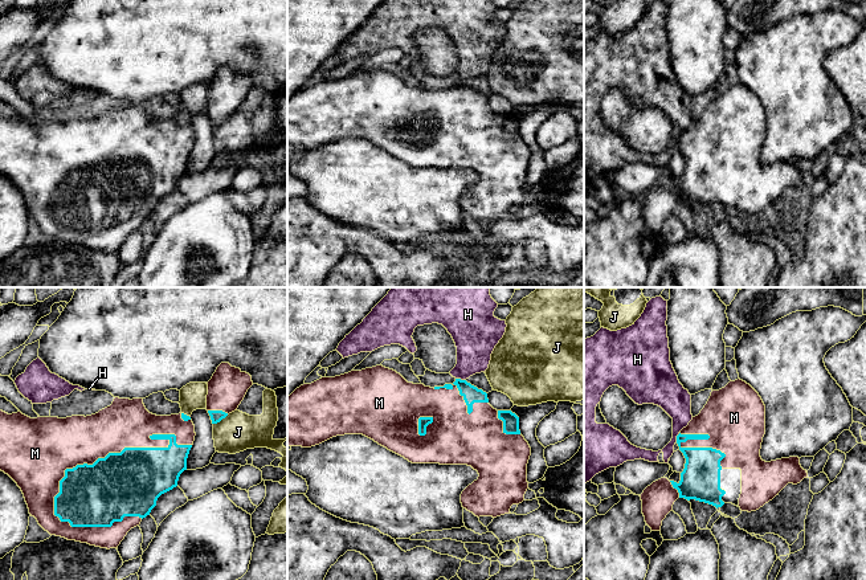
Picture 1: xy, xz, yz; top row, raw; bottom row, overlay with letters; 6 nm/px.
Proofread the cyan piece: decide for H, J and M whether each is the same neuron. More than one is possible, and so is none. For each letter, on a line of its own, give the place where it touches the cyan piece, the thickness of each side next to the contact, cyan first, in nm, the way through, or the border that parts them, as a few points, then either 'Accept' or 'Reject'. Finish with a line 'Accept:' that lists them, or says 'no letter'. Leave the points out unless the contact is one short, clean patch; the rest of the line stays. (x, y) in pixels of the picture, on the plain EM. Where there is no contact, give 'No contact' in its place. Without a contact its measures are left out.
H: Touches cyan at xz (460, 82). Thickness 100 nm (cyan) against 240 nm. Reject
J: Touches cyan at xy (220, 123). Thickness 80 nm (cyan) against 240 nm. Reject
M: Touches cyan at xy (129, 151). Thickness 400 nm (cyan) against 300 nm. Accept
Accept: M

